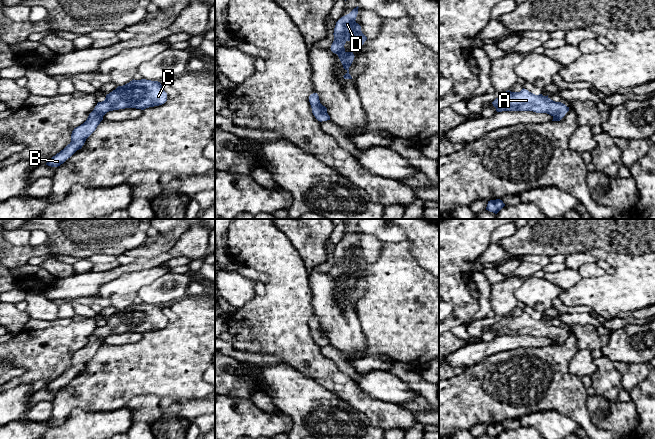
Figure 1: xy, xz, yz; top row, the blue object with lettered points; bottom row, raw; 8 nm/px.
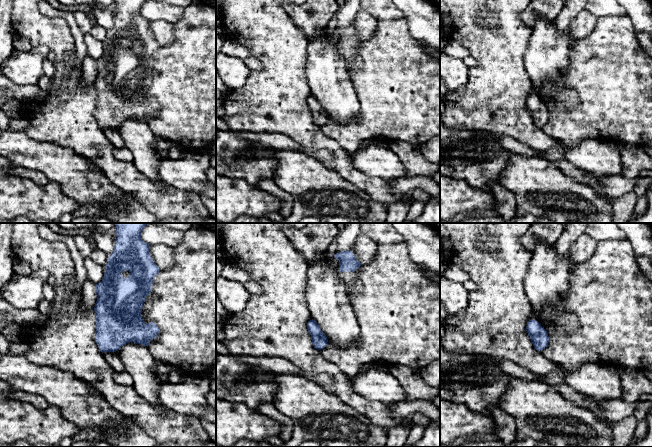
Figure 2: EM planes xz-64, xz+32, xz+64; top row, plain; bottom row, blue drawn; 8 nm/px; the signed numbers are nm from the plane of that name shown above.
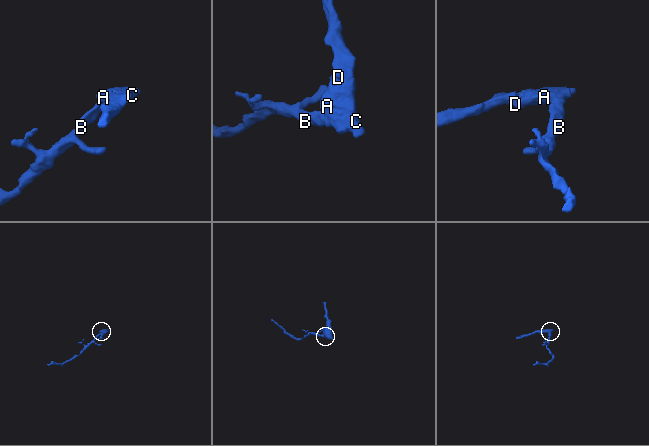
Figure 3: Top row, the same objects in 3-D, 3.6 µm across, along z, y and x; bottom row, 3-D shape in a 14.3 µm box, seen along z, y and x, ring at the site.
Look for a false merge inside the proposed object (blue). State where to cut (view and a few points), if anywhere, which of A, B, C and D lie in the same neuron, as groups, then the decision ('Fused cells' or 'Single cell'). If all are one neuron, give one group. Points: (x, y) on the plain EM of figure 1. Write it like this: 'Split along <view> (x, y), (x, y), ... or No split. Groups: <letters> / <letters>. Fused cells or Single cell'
No split. Groups: A B C D. Single cell

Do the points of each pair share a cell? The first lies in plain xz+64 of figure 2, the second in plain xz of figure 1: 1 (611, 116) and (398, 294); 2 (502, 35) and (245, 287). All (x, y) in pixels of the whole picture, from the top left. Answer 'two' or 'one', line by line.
1: one
2: two

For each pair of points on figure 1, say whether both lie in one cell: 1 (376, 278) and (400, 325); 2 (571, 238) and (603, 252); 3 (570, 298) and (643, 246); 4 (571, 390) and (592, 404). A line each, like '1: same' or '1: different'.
1: same
2: same
3: same
4: different

